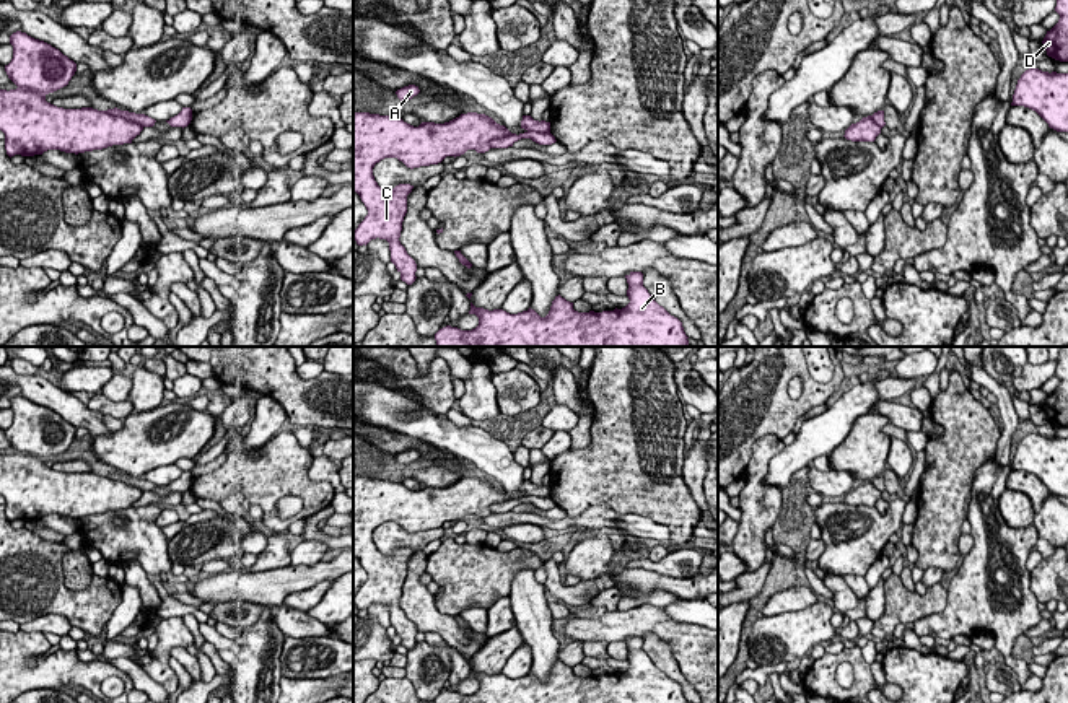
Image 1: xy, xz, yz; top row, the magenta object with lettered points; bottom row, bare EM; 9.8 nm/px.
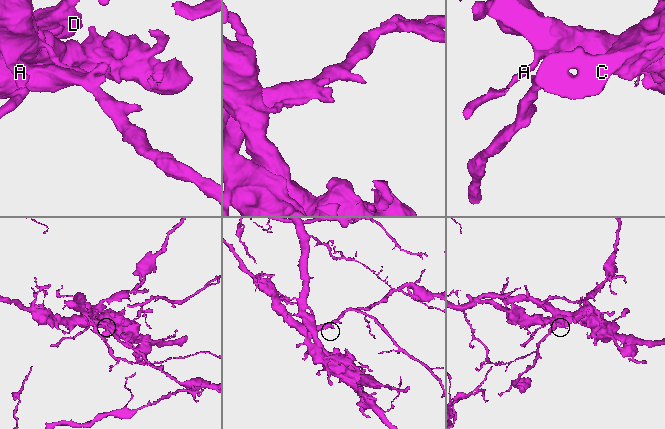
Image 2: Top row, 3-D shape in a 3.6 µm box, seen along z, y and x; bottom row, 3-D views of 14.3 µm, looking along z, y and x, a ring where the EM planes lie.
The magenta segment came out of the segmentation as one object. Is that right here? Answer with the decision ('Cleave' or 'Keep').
Cleave

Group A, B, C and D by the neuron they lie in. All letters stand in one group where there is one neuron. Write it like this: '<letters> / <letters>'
A B / C D

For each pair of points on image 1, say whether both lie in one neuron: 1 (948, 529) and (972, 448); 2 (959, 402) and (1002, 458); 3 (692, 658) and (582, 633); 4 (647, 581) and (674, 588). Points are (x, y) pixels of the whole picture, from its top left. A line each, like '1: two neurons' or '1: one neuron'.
1: one neuron
2: two neurons
3: one neuron
4: one neuron

